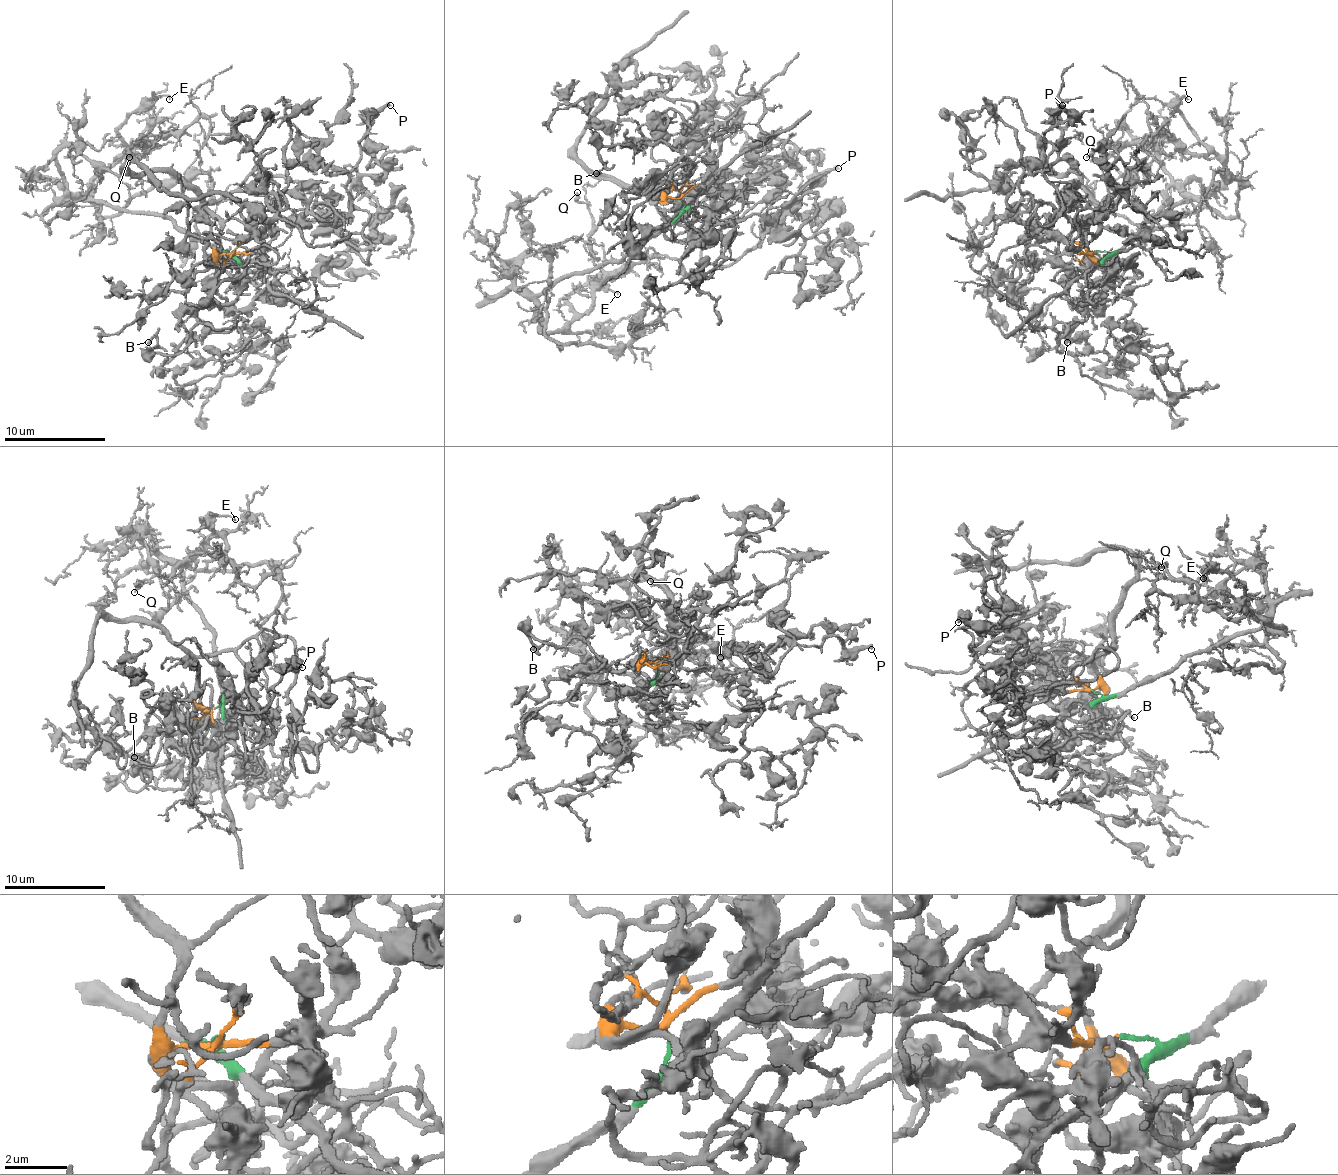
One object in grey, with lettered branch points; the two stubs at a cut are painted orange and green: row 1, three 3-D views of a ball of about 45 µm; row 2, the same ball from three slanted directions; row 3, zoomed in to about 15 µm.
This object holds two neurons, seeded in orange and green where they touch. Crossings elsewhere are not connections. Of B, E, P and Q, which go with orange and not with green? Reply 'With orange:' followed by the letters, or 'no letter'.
With orange: B, P

